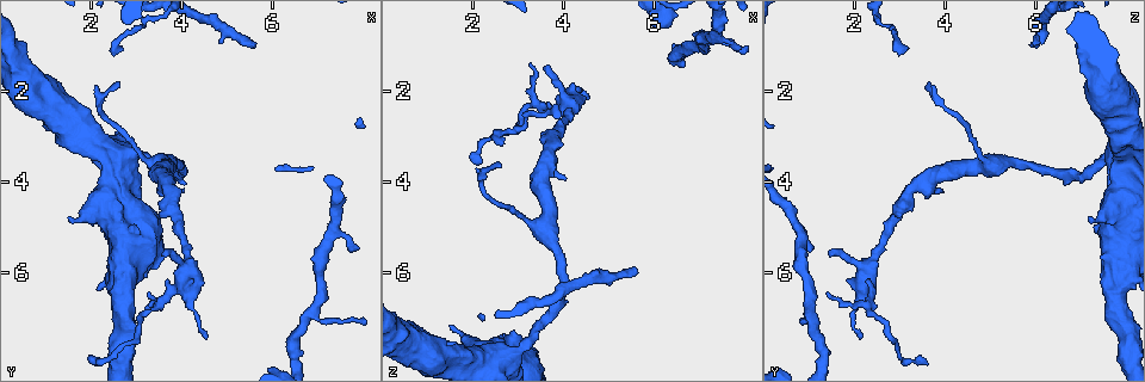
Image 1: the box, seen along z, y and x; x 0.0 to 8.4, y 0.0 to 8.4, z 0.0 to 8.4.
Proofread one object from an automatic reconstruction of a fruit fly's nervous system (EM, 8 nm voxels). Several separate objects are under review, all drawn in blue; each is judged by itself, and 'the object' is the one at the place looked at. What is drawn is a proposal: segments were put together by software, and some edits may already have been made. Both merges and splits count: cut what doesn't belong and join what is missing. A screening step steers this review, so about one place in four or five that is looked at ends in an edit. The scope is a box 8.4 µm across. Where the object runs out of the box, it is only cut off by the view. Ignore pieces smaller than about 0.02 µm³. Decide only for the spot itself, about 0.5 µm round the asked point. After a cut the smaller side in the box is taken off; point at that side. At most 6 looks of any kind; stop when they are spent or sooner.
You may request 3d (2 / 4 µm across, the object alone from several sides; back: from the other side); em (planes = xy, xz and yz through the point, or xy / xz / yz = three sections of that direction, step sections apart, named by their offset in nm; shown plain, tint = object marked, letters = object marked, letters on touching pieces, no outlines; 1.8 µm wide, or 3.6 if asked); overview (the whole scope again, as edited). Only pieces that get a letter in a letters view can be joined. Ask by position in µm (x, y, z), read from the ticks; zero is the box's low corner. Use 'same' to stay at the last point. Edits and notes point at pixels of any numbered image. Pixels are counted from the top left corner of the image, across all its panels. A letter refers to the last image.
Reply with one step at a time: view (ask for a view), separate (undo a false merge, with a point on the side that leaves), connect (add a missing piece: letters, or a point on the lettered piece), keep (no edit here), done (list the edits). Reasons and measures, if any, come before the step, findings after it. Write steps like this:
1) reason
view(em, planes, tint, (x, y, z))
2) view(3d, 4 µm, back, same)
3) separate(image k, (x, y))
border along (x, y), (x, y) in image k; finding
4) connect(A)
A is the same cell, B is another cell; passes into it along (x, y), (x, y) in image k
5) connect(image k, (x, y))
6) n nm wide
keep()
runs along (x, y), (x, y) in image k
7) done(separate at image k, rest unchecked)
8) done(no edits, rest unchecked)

thick turns thin
view(em, 3.6 µm, xz, step 8, tint, (2.95, 3.40, 7.85))

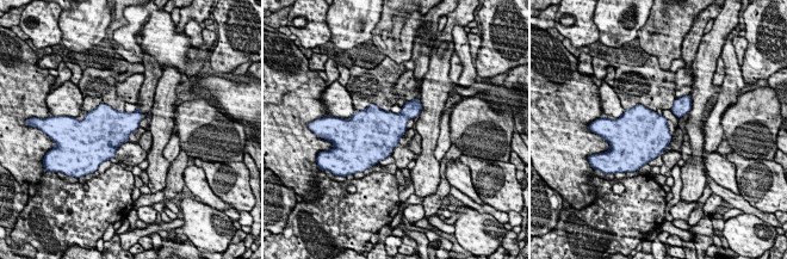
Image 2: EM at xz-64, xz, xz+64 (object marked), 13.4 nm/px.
cut it another way
view(em, 3.6 µm, planes, tint, same)

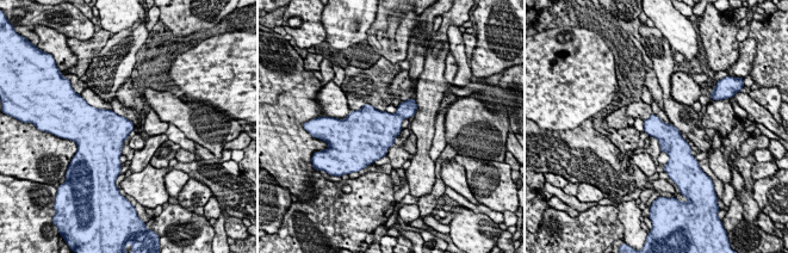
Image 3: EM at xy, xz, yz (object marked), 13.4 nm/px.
see the neighbours
view(em, 3.6 µm, planes, letters, same)

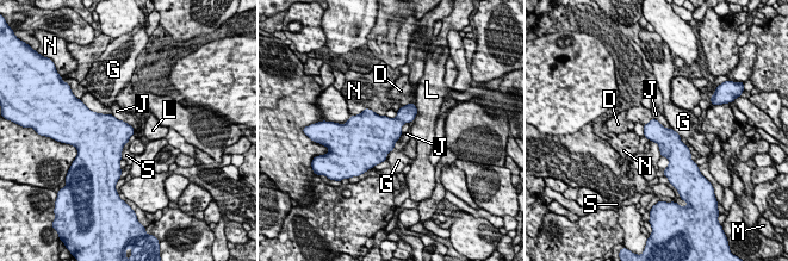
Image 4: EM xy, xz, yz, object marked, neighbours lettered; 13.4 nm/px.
280 nm wide
keep()
D, G, J, L, M, N and S are other cells; border along (112, 113), (135, 130) in image 4; all the same neuron

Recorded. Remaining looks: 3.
view(em, xz, step 4, tint, (2.60, 1.85, 3.65))

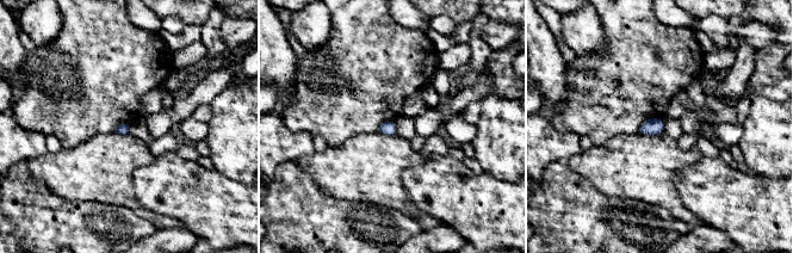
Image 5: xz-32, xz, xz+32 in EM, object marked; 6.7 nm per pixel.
cut it another way
view(em, planes, letters, same)

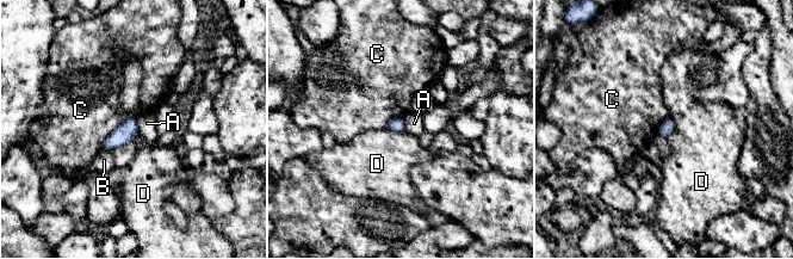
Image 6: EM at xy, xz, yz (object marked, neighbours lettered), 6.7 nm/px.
keep()
A, B, C and D are other cells; border along (135, 117), (138, 133) in image 6; no lettered piece goes on from it

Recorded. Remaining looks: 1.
done(no edits, rest unchecked)

